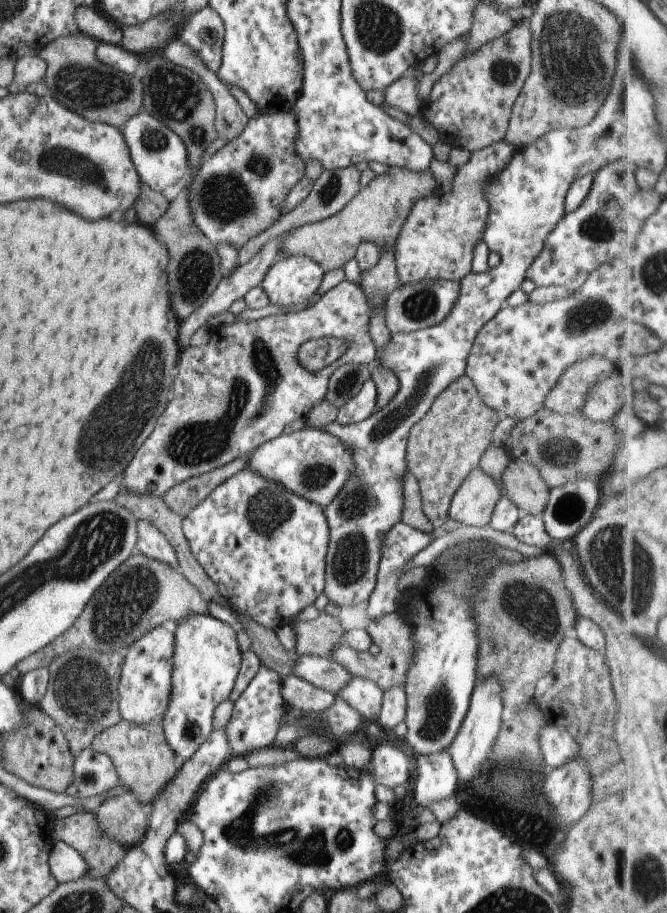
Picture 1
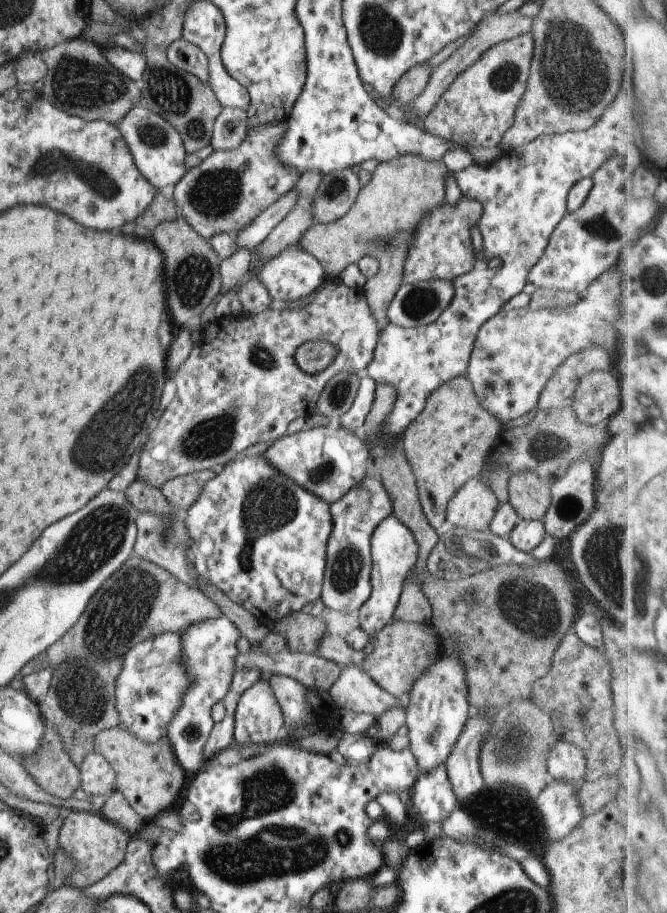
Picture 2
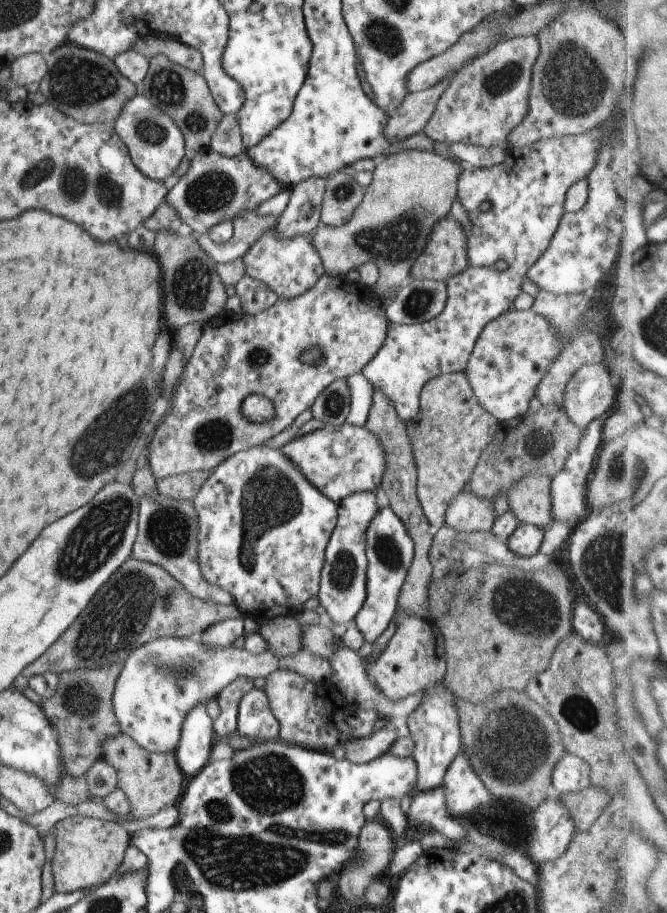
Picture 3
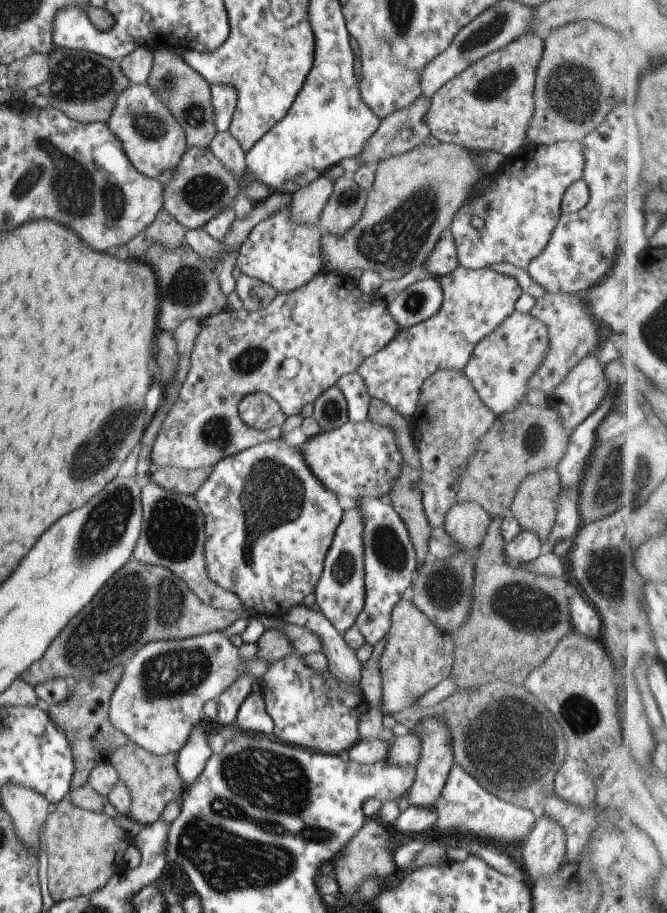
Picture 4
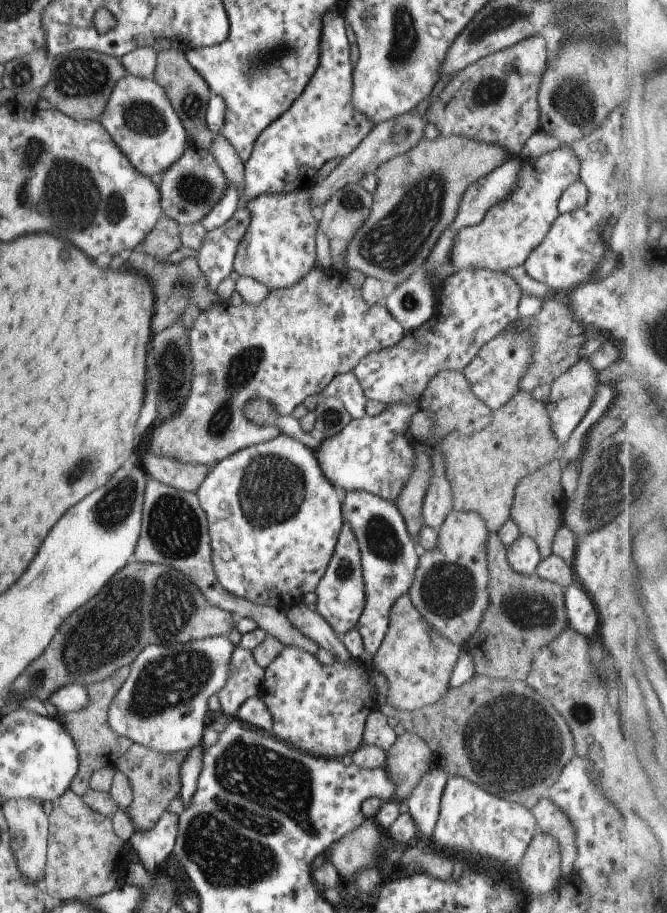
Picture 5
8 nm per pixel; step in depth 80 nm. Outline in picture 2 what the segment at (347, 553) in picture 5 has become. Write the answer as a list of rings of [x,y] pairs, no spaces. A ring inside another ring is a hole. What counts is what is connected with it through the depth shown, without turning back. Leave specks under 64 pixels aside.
[[[365,475],[358,485],[352,486],[328,507],[331,513],[331,530],[326,544],[320,599],[325,610],[347,613],[358,609],[370,595],[370,538],[375,527],[392,515],[392,502],[381,480]]]

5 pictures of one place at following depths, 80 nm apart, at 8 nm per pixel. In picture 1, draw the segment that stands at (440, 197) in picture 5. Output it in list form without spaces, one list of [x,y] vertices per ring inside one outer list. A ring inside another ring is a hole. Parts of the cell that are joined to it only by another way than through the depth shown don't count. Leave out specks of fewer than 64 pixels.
[[[405,167],[389,169],[386,176],[376,176],[367,186],[360,187],[357,194],[339,212],[288,231],[278,246],[279,258],[297,255],[309,257],[325,273],[343,266],[353,258],[361,241],[376,244],[378,250],[391,249],[394,252],[394,242],[411,205],[435,191],[437,184],[431,177],[429,168],[419,172]]]

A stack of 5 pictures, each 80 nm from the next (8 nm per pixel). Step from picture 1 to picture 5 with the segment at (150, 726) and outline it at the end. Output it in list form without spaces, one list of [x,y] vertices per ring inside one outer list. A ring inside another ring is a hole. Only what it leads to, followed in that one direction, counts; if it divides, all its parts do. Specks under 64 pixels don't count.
[[[132,742],[129,748],[113,762],[113,768],[123,773],[132,792],[131,804],[125,811],[136,833],[143,834],[148,831],[163,814],[167,804],[180,793],[179,767],[186,757],[186,752],[159,753]]]

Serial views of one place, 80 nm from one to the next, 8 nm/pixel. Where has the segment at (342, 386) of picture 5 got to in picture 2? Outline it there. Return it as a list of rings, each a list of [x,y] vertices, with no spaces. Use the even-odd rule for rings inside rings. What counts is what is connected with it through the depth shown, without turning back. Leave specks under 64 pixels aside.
[[[362,374],[351,406],[337,418],[336,425],[359,432],[374,399],[374,380]]]

